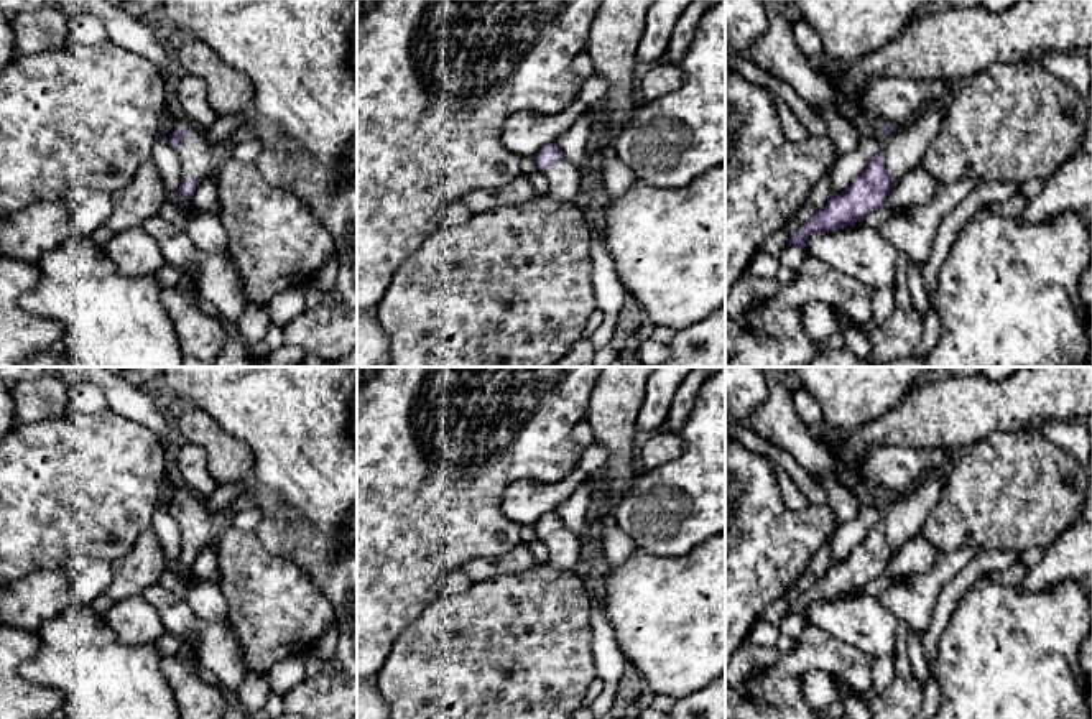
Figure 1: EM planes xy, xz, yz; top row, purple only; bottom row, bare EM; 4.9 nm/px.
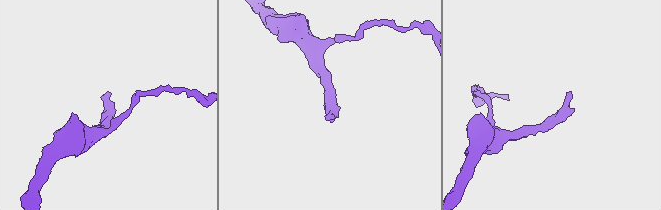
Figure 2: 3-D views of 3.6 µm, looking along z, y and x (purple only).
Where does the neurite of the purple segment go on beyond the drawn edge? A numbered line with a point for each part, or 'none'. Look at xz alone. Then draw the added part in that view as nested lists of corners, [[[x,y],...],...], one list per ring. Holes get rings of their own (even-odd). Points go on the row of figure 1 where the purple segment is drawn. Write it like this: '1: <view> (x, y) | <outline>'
1: xz (566, 181) | [[[561,160],[543,171],[548,179],[546,196],[559,201],[581,201],[587,183],[585,169],[569,160]]]

